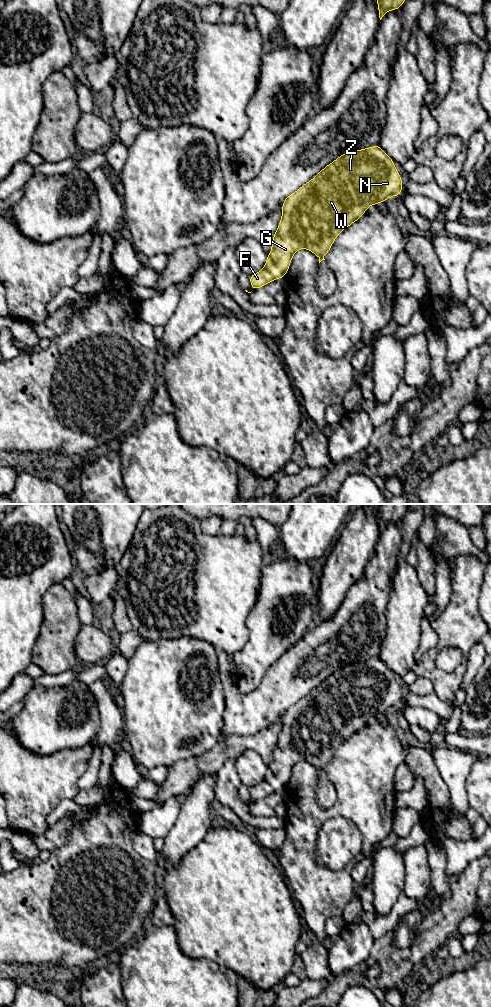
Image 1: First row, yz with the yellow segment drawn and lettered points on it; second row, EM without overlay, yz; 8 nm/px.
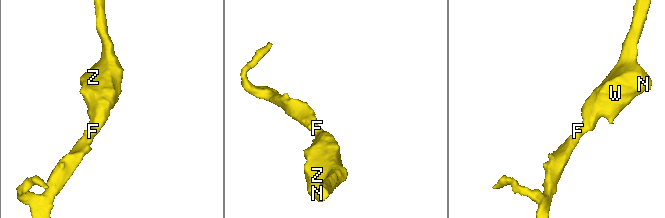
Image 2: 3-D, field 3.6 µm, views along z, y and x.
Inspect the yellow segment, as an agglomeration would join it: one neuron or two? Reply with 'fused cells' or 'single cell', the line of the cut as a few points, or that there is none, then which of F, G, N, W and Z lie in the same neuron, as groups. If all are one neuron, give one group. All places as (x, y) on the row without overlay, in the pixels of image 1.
single cell; no cut; F G N W Z

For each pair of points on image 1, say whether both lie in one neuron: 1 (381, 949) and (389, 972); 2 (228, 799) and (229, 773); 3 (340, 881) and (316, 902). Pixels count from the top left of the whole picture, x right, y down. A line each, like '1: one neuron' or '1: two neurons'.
1: one neuron
2: one neuron
3: one neuron

